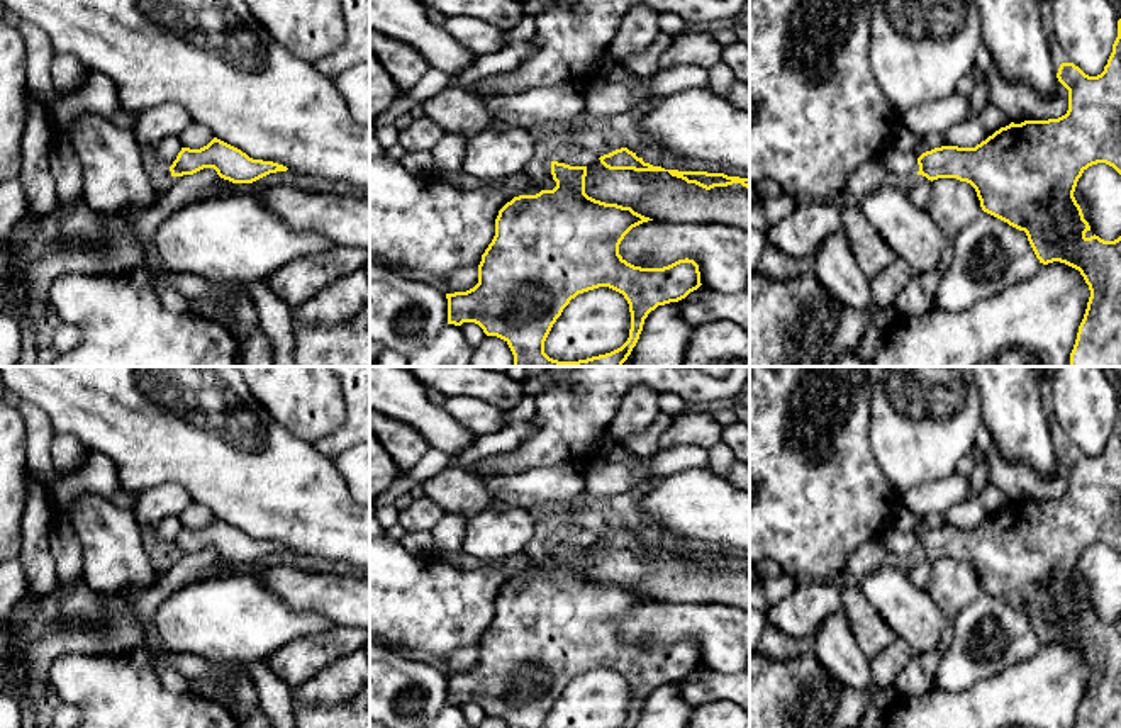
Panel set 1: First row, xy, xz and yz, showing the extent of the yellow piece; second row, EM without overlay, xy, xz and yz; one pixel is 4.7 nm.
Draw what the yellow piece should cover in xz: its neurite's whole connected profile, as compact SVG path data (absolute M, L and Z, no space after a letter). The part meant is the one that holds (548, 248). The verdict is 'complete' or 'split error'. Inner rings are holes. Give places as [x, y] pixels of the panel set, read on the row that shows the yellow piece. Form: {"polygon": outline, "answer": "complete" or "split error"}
{"polygon": "M551 161L553 190L519 195L495 219L495 236L478 265L478 283L466 292L446 294L448 324L478 324L487 336L504 339L514 367L622 367L636 346L644 319L658 305L678 302L700 283L699 265L678 260L663 268L641 268L619 255L619 244L636 226L653 221L631 207L605 204L585 193L587 166ZM609 287L624 295L631 312L627 341L605 355L578 361L558 361L544 353L544 341L563 309L578 294Z", "answer": "complete"}

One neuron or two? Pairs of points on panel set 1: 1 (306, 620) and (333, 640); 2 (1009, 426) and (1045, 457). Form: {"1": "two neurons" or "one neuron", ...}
{"1": "two neurons", "2": "one neuron"}

